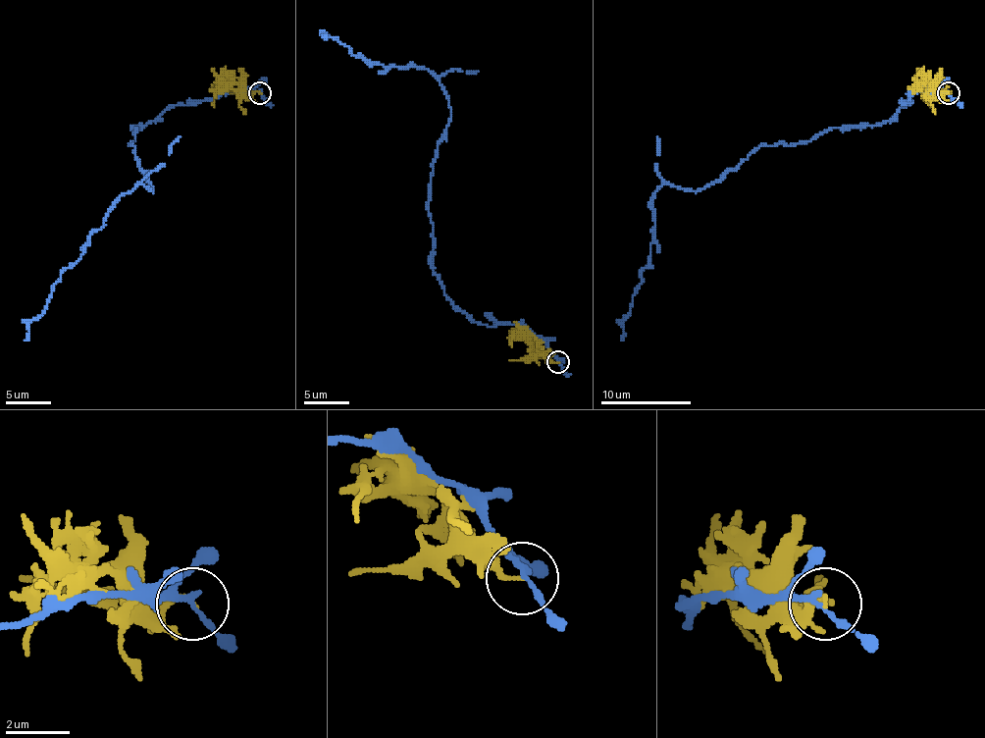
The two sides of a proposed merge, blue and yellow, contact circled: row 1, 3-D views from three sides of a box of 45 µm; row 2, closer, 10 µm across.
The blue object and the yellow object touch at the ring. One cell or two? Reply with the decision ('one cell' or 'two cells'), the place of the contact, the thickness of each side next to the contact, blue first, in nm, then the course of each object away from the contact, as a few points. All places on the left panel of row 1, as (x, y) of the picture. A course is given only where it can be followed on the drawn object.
two cells; place (260, 93); calibres 150 and 140 nm; course blue (259, 93), (176, 105), (134, 128), (130, 145), (153, 190), (137, 184), (119, 197), (25, 340); course yellow (259, 93), (245, 93), (236, 84), (228, 84), (216, 91), (214, 107)

